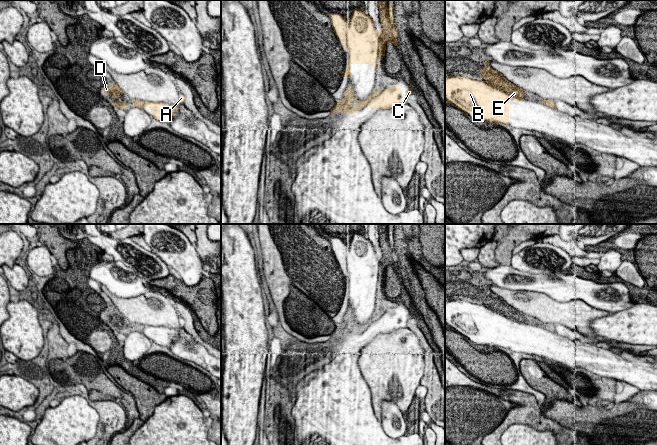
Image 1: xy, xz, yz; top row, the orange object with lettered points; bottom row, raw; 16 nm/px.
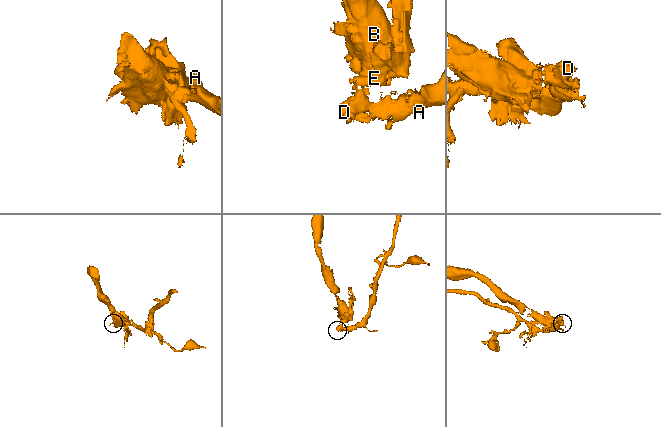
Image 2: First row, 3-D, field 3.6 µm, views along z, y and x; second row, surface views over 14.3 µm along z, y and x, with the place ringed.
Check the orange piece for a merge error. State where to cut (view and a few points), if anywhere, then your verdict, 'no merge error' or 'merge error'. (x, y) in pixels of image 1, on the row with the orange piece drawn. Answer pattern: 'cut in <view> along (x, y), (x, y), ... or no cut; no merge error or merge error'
cut in xz along (394, 88), (391, 93), (388, 91), (364, 107); merge error

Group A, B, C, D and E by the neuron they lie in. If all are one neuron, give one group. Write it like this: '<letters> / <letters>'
A B D E / C

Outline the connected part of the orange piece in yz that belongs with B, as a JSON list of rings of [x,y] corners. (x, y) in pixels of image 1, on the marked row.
[[[486,60],[484,64],[488,67],[479,69],[479,76],[484,79],[483,81],[460,75],[445,77],[445,102],[454,105],[477,121],[509,125],[509,102],[523,101],[523,89],[494,70],[489,60]]]

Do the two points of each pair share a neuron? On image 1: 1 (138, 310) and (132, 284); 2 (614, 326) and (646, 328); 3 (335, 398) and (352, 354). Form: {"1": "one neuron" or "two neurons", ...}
{"1": "two neurons", "2": "one neuron", "3": "one neuron"}

